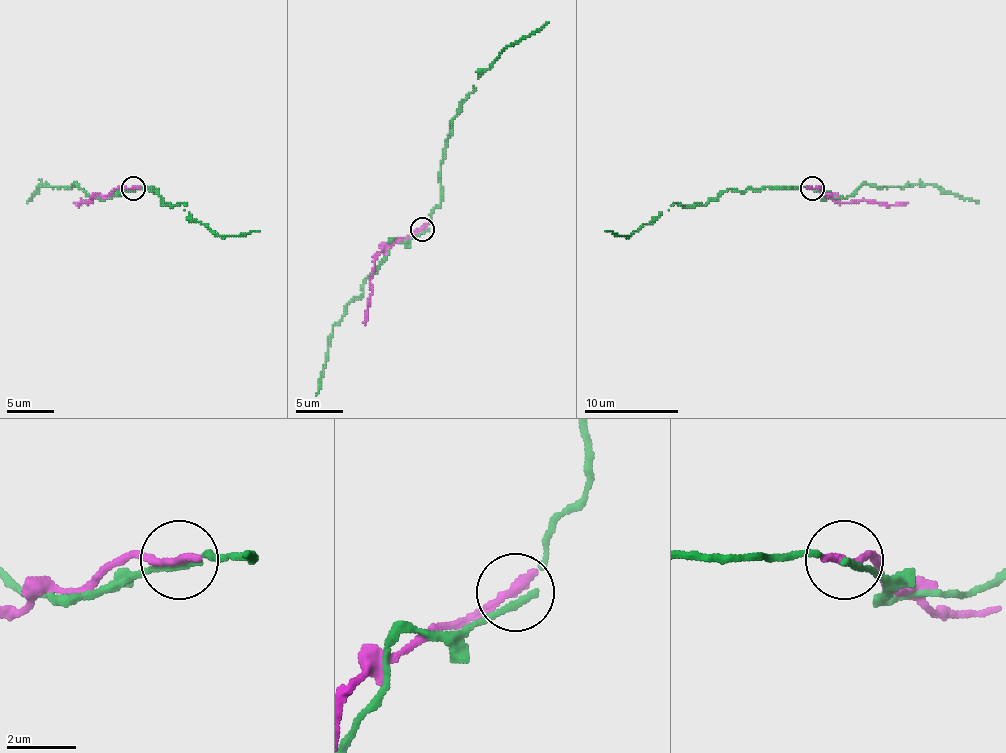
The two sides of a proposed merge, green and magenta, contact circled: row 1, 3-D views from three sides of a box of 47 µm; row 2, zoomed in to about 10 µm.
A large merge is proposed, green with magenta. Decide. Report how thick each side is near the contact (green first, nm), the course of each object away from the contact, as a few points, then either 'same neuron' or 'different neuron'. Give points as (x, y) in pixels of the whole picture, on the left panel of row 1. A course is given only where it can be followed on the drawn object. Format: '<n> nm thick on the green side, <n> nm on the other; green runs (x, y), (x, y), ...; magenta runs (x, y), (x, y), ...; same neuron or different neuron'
150 nm thick on the green side, 320 nm on the other; green runs (132, 189), (156, 189), (163, 205), (182, 203), (193, 219), (219, 235), (245, 235), (259, 231); magenta runs (132, 189), (118, 186), (88, 203), (76, 203); different neuron

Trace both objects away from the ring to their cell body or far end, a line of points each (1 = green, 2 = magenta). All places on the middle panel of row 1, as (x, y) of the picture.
1: (421, 231), (428, 228), (431, 212), (440, 203), (445, 144), (459, 104), (508, 45), (534, 34), (548, 22)
2: (421, 228), (377, 257), (370, 280), (370, 306), (365, 325)

